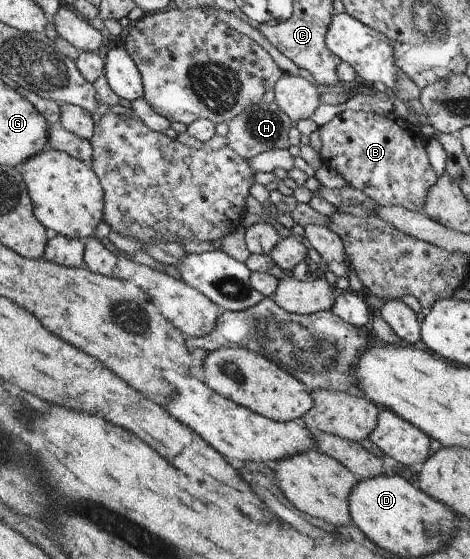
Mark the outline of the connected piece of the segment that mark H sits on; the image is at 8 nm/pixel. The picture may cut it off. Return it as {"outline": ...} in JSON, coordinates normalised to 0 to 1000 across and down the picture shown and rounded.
{"outline":[[[553,181],[485,218],[487,238],[481,249],[513,281],[530,284],[566,268],[613,267],[619,259],[615,233],[621,225],[628,225],[621,213],[609,208],[609,202],[600,200],[583,181],[577,184]]]}

